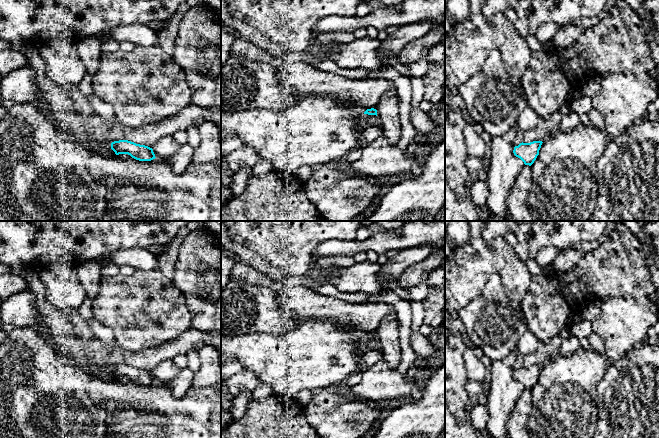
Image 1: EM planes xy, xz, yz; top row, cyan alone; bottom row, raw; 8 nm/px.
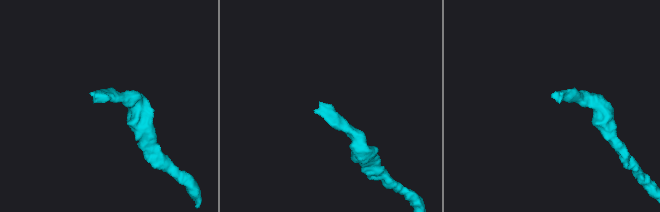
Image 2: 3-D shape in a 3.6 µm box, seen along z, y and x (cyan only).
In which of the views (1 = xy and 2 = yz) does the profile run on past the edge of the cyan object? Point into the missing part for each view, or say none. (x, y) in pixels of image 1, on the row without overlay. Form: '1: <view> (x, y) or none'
1: none
2: none

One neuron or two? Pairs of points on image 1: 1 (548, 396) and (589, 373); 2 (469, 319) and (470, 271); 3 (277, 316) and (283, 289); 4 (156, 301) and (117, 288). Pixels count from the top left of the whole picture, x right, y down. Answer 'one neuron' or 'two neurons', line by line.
1: one neuron
2: two neurons
3: two neurons
4: one neuron

